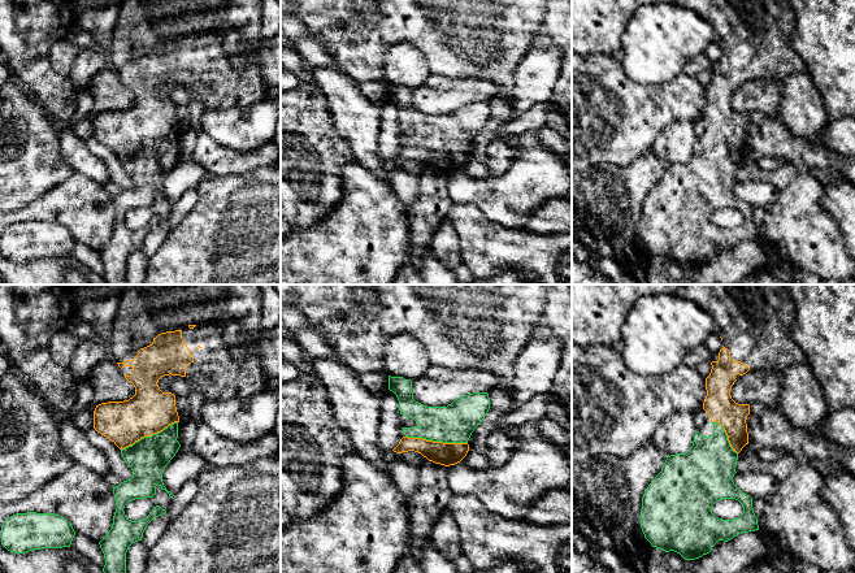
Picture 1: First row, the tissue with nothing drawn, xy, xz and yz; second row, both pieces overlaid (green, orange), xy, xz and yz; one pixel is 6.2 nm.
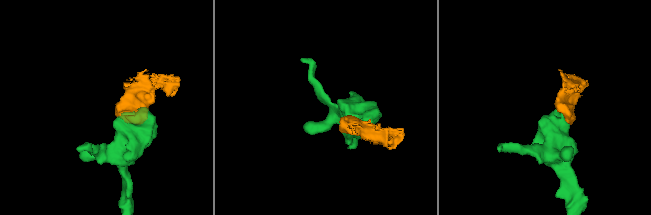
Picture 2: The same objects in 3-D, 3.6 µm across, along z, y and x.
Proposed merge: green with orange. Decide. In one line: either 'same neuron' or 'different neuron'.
same neuron

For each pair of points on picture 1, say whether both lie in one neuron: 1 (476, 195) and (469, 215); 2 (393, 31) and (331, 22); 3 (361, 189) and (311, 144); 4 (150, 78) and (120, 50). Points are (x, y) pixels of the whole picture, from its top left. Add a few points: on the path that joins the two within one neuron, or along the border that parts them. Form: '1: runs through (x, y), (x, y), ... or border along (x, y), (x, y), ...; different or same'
1: border along (454, 202), (473, 204), (487, 218), (497, 222); different
2: runs through (377, 33), (347, 33); same
3: border along (354, 159), (343, 168), (342, 198), (338, 202); different
4: runs through (142, 70), (127, 57); same

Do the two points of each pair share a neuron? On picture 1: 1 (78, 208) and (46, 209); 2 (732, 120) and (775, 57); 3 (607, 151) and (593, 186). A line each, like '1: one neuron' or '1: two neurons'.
1: one neuron
2: one neuron
3: two neurons

